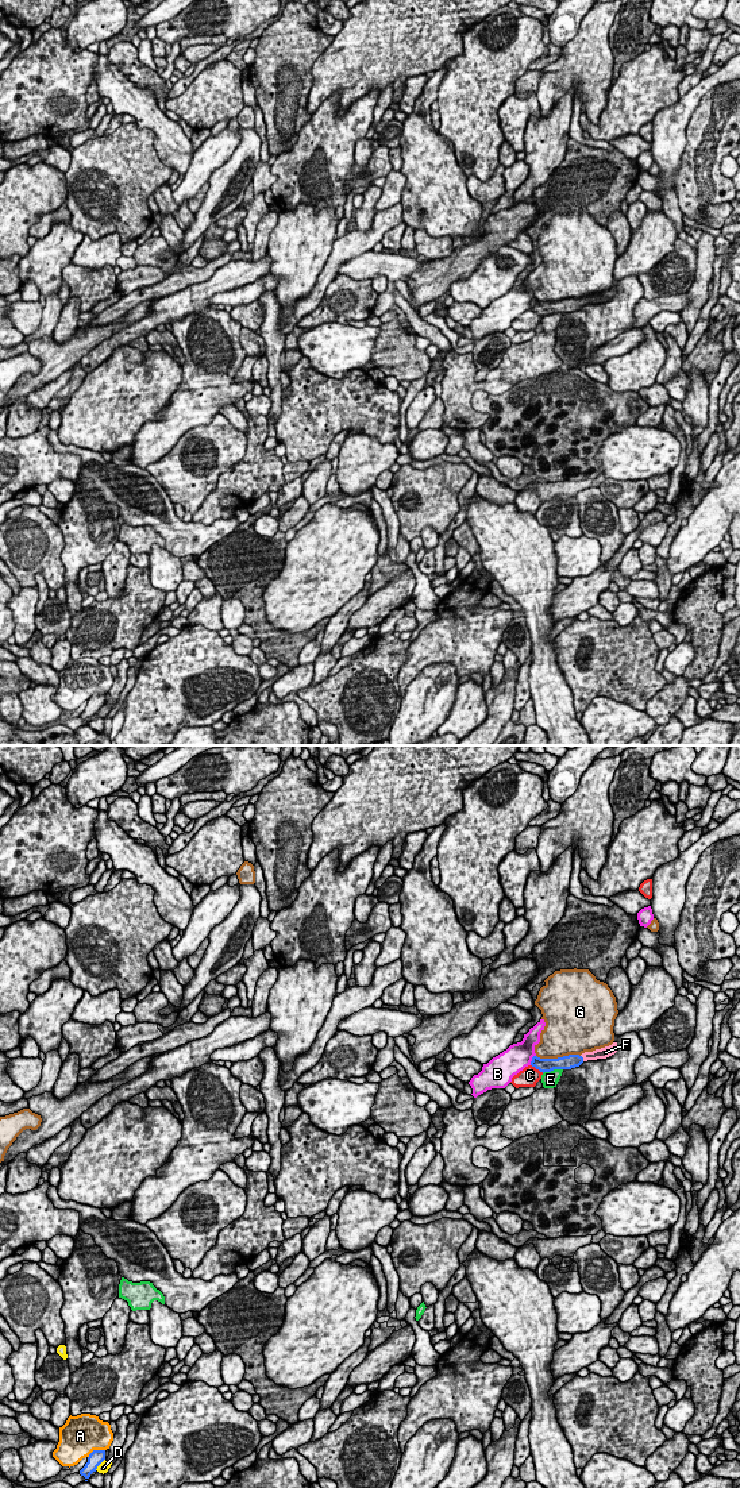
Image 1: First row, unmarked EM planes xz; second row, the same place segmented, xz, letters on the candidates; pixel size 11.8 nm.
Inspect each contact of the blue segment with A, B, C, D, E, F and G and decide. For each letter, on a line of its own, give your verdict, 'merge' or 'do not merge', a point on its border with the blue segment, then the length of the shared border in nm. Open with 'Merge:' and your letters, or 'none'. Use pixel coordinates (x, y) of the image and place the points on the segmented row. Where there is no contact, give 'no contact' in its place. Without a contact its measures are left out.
Merge: F
A: do not merge | xz (95, 1450) | 240 nm
B: do not merge | xz (532, 1060) | 140 nm
C: do not merge | xz (538, 1068) | 190 nm
D: do not merge | xz (100, 1463) | 190 nm
E: do not merge | xz (552, 1070) | 240 nm
F: merge | xz (582, 1057) | 90 nm
G: do not merge | xz (558, 1057) | 550 nm

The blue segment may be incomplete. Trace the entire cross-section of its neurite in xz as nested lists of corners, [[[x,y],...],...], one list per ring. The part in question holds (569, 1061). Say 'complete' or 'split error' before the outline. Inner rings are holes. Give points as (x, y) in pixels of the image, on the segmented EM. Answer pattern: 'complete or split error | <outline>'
split error | [[[617,1042],[609,1046],[596,1049],[593,1052],[585,1052],[579,1055],[569,1055],[558,1059],[540,1059],[537,1056],[532,1057],[531,1065],[540,1072],[551,1072],[554,1069],[571,1069],[579,1067],[583,1061],[606,1059],[617,1052]]]

